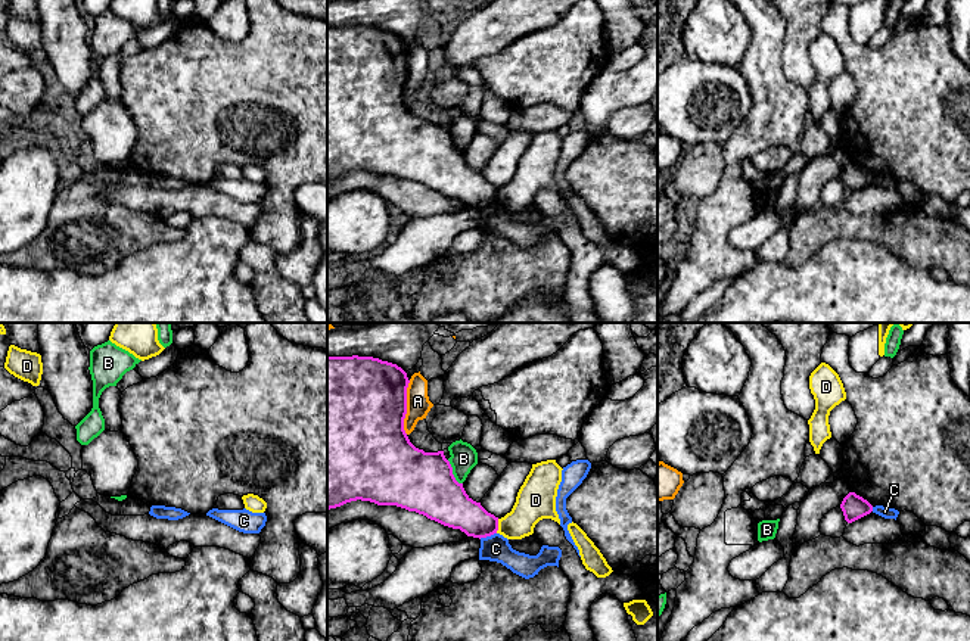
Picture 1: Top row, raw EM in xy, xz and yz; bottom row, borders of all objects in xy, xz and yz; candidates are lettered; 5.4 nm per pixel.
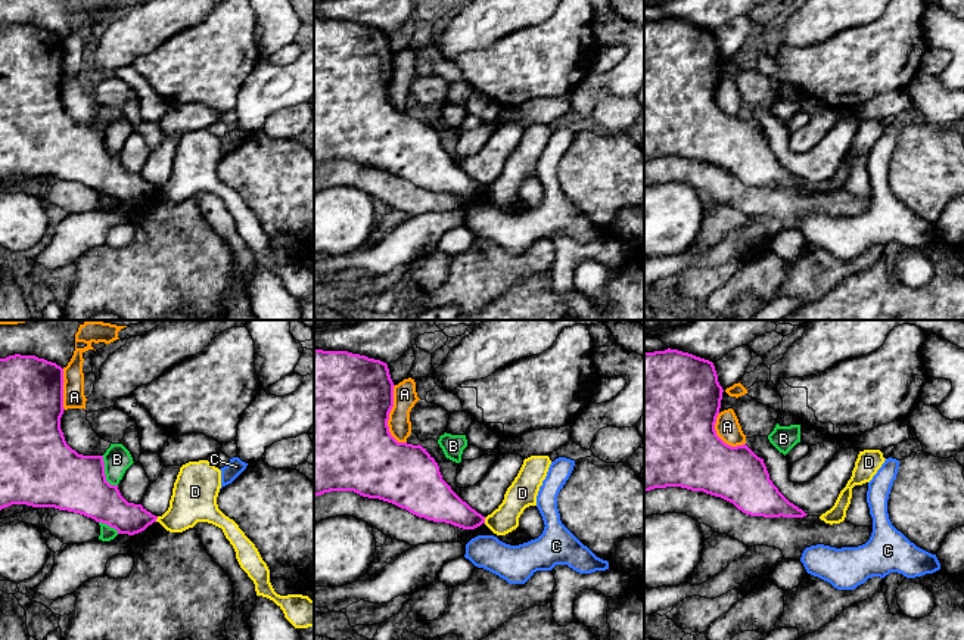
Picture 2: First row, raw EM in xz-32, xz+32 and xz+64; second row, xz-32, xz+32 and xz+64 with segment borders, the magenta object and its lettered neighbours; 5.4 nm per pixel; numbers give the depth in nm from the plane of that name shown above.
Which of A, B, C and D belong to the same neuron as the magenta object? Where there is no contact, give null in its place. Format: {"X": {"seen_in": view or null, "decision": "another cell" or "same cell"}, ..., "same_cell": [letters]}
{"A": {"seen_in": "xz", "decision": "another cell"}, "B": {"seen_in": "xz", "decision": "another cell"}, "C": {"seen_in": "xz", "decision": "another cell"}, "D": {"seen_in": "xz", "decision": "another cell"}, "same_cell": []}

